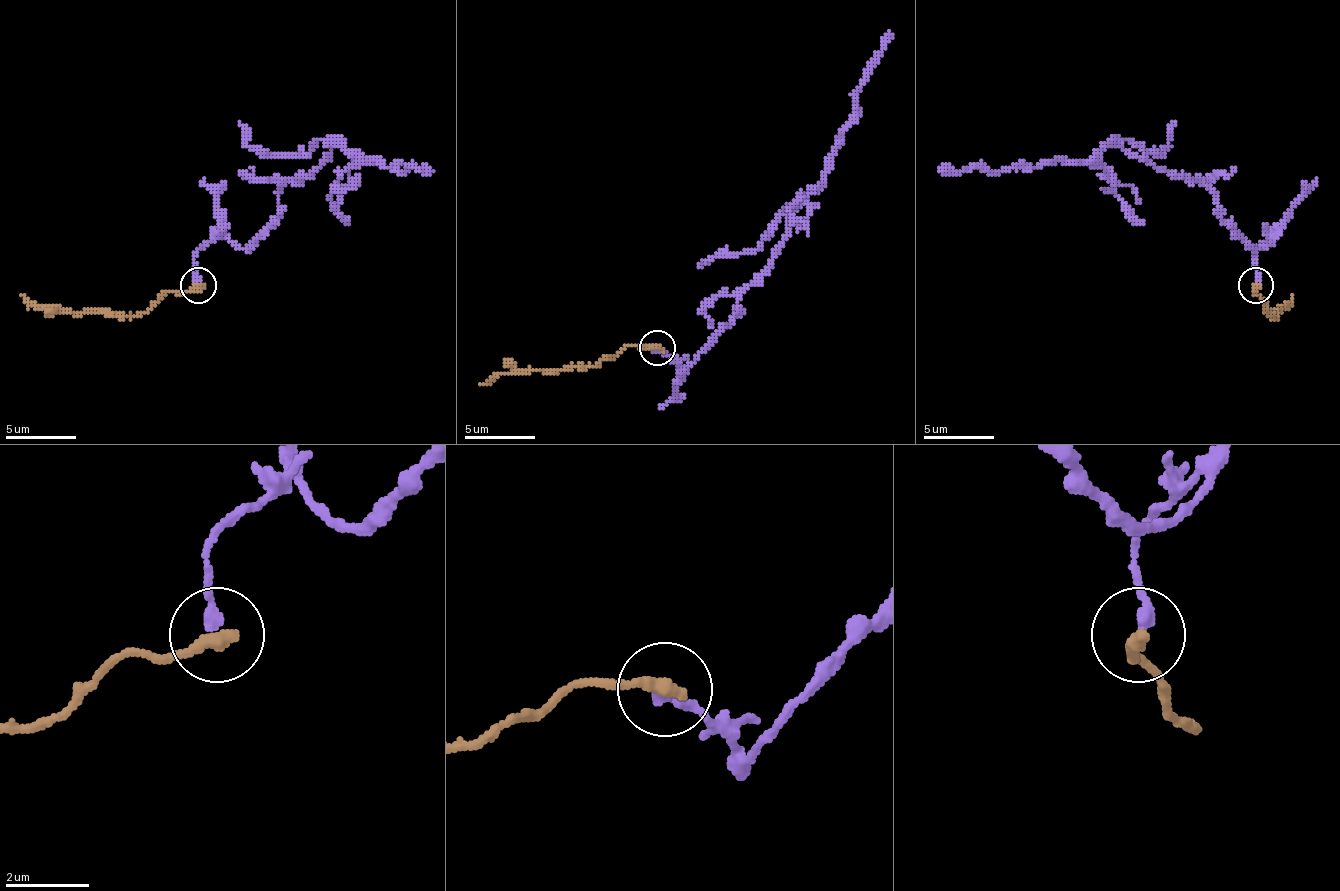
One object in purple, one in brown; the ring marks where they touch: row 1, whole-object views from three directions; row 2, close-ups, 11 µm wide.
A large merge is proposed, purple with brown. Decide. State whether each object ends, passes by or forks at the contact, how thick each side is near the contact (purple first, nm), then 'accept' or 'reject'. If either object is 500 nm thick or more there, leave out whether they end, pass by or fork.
purple ends | brown ends | 280/380 nm | reject

